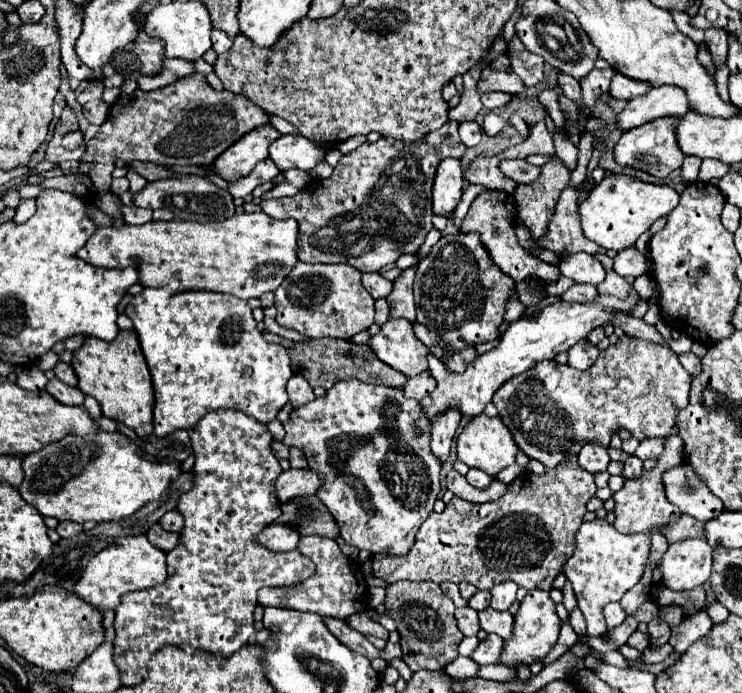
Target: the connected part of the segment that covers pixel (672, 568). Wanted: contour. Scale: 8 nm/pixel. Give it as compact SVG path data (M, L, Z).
M704 538L676 542L670 544L658 566L662 570L662 584L672 590L692 590L710 578L712 548Z

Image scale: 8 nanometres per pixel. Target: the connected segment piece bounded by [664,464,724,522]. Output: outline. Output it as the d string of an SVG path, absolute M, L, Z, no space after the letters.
M688 464L668 470L664 474L664 486L668 500L700 522L708 522L724 510L722 500L710 492Z

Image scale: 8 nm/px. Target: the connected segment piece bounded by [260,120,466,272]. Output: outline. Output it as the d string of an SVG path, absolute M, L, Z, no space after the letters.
M448 120L440 130L430 132L416 144L404 144L402 140L380 138L376 144L364 142L348 156L342 156L334 174L326 180L312 180L292 198L262 200L262 210L280 220L294 218L300 224L300 260L302 262L348 262L360 272L378 272L386 264L392 264L402 254L416 254L426 234L432 230L432 182L438 164L452 156L462 158L466 146L458 136L458 122Z

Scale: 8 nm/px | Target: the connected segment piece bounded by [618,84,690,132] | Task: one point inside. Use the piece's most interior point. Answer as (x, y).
(665, 100)

